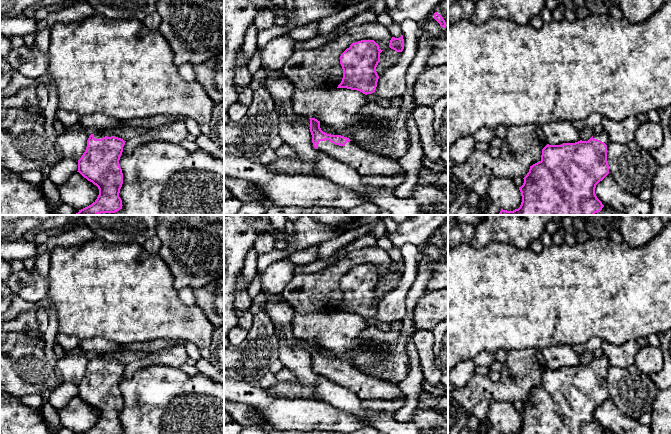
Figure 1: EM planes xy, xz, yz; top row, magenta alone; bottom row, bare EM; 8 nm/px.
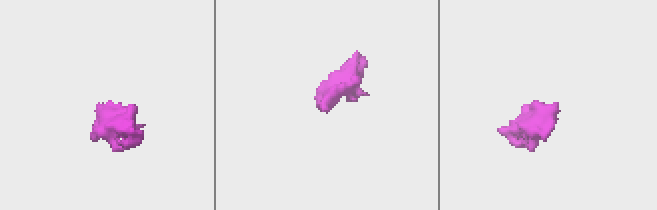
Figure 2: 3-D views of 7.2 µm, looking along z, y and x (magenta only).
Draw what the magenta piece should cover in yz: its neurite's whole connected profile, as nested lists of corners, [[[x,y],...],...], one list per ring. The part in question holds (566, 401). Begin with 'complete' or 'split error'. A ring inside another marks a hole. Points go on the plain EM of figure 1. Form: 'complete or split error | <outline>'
split error | [[[607,357],[594,358],[588,365],[547,368],[541,384],[530,390],[519,414],[522,426],[515,434],[602,434],[604,429],[595,418],[596,409],[609,398]]]

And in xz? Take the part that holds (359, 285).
complete | [[[374,264],[352,267],[340,280],[343,302],[337,312],[357,314],[365,319],[374,317],[379,303],[376,291],[382,275]]]

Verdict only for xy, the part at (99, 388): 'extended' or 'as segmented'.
extended

